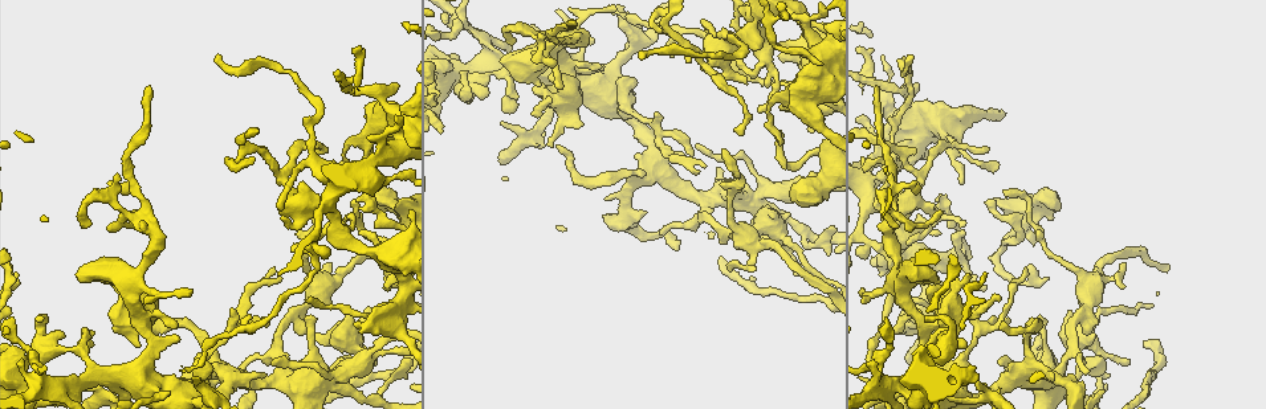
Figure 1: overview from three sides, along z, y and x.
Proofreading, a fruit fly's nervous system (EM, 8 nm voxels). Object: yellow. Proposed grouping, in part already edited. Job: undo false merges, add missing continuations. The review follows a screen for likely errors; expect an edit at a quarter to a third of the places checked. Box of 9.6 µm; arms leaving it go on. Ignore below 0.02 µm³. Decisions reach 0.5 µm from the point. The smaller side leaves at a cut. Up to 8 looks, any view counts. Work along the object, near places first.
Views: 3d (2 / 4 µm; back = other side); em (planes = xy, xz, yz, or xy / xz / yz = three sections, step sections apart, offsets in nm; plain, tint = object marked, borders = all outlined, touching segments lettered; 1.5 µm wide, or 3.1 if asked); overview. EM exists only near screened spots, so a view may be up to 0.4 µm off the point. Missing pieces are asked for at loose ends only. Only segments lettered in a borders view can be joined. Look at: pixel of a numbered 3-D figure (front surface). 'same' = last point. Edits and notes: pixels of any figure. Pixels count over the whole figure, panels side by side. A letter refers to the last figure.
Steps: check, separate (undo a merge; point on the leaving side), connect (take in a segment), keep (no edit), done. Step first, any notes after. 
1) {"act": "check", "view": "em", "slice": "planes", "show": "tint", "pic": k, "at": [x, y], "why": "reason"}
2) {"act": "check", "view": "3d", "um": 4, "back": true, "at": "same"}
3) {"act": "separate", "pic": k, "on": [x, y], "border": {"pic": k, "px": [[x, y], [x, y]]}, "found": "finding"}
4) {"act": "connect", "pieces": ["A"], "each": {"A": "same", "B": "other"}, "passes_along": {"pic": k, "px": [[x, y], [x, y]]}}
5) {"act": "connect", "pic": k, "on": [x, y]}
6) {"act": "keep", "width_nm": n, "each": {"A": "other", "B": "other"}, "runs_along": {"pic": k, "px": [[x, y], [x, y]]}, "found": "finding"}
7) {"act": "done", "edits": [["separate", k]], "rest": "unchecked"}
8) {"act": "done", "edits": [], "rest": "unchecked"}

{"act": "check", "view": "3d", "um": 2, "pic": 1, "at": [283, 220]}

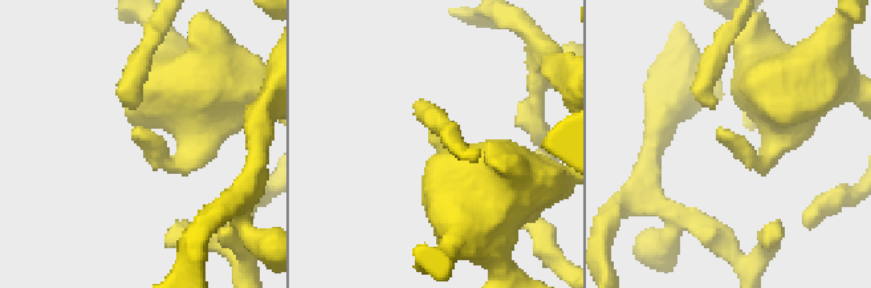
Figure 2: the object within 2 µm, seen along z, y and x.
{"act": "check", "view": "em", "slice": "planes", "show": "borders", "pic": 2, "at": [717, 136]}

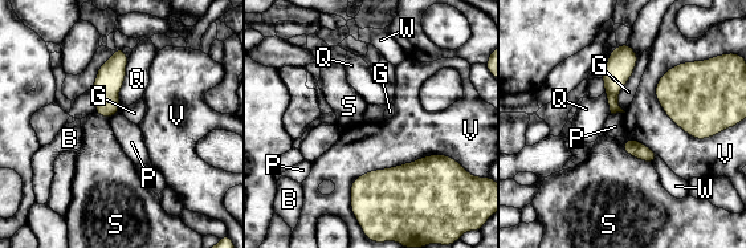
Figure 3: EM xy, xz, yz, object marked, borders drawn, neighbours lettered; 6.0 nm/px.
{"act": "keep", "longest_contact_nm": ["V", 700], "each": {"B": "other", "G": "other", "P": "other", "Q": "other", "S": "other", "V": "other", "W": "other"}, "border": {"pic": 3, "px": [[622, 145], [627, 153], [652, 165]]}, "found": "none of them fits"}

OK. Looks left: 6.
{"act": "check", "view": "em", "slice": "xy", "step": 8, "show": "plain", "pic": 1, "at": [537, 96], "why": "stops while still wide"}

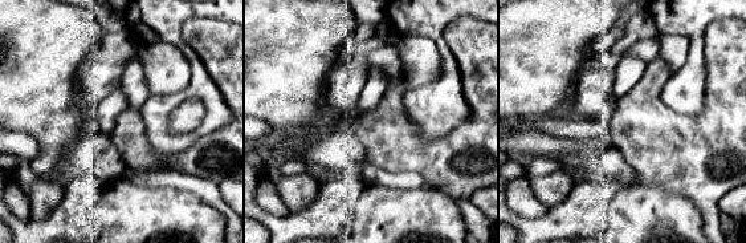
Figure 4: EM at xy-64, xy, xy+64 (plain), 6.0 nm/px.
{"act": "check", "view": "em", "slice": "xy", "step": 8, "show": "borders", "at": "same"}

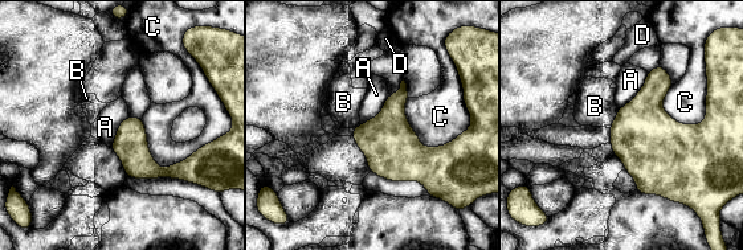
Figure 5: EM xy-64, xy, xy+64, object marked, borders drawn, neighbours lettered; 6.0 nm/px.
{"act": "keep", "width_nm": 400, "each": {"A": "other", "B": "other", "C": "other", "D": "other"}, "border": {"pic": 5, "px": [[619, 109], [611, 126]]}, "found": "none of them fits"}

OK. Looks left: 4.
{"act": "check", "view": "3d", "um": 2, "pic": 1, "at": [998, 167], "why": "thin end"}

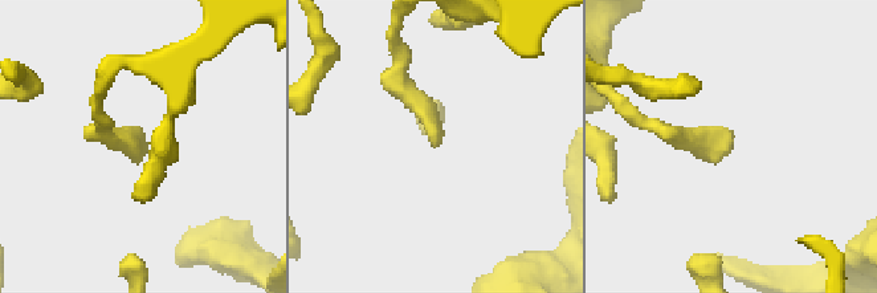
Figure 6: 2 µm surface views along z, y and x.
{"act": "check", "view": "em", "slice": "planes", "show": "borders", "pic": 6, "at": [433, 143], "why": "shape alone is not enough"}

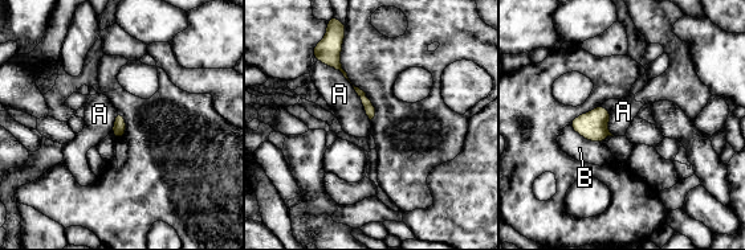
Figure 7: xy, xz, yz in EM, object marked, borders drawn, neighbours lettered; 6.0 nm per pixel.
{"act": "keep", "each": {"A": "other", "B": "other"}, "runs_along": {"pic": 7, "px": [[333, 56], [371, 113]]}, "found": "none of them fits"}

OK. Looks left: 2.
{"act": "done", "edits": [], "rest": "unchecked"}

